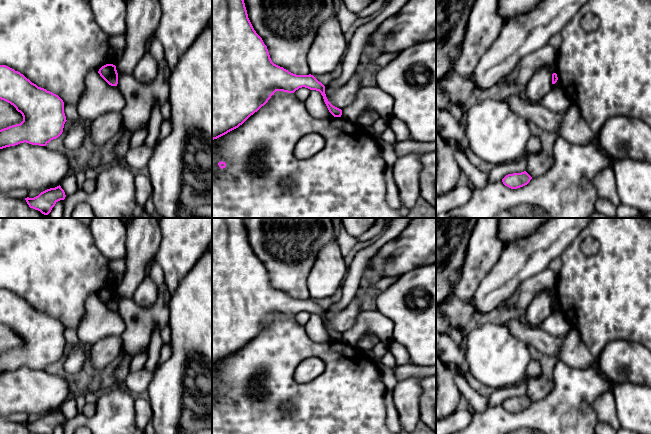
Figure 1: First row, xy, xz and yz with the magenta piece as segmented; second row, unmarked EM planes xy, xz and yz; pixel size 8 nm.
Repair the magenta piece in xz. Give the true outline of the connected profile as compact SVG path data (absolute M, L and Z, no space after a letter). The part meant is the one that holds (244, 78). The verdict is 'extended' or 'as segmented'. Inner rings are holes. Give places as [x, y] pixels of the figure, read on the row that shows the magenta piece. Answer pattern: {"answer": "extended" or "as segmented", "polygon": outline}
{"answer": "as segmented", "polygon": "M212 0L212 140L242 125L276 91L294 93L302 87L319 91L329 112L341 117L342 110L328 101L325 86L313 75L296 75L272 62L248 18L244 0Z"}

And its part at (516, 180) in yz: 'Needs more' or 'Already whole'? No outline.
Already whole

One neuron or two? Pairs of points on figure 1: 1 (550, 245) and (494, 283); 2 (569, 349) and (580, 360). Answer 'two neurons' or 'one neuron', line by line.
1: one neuron
2: one neuron

